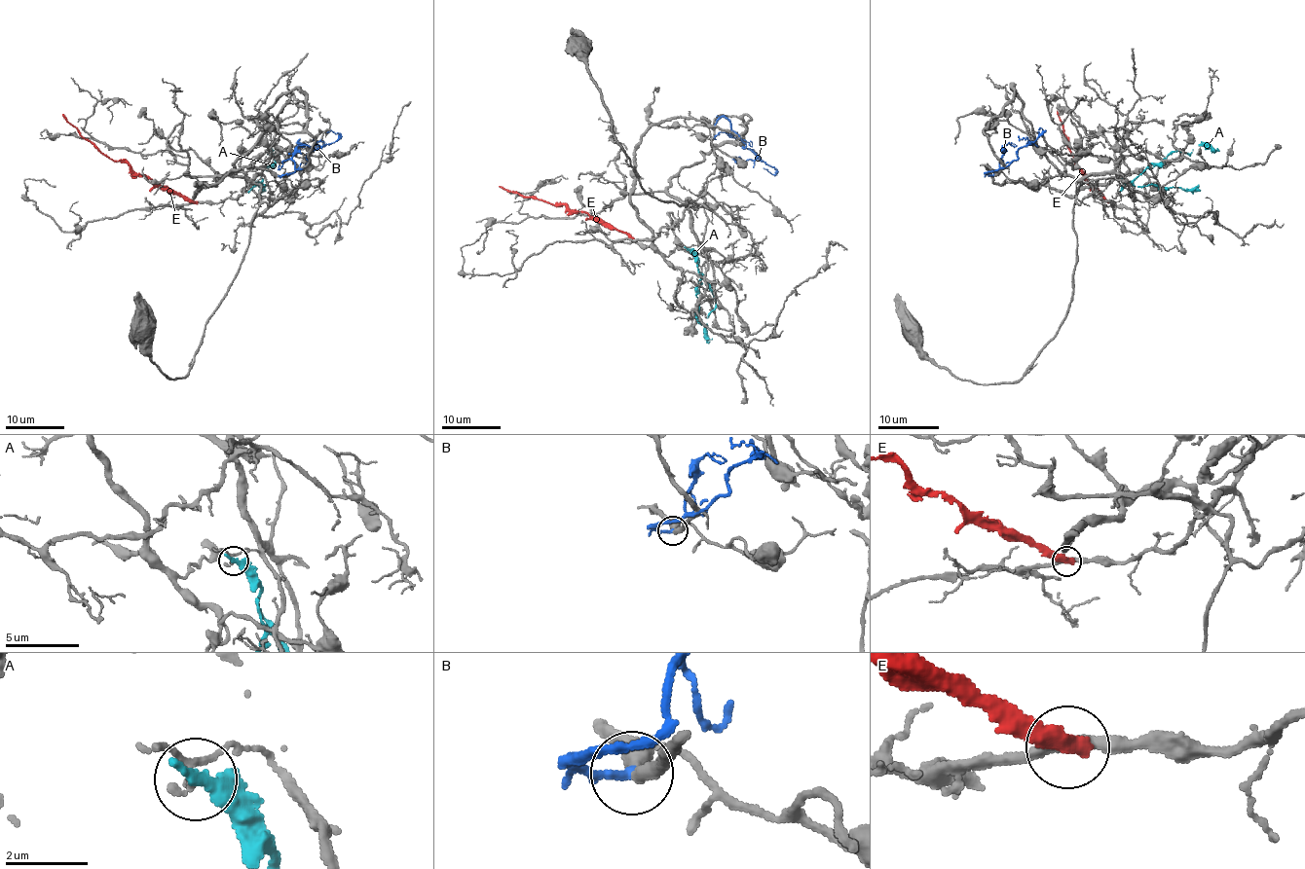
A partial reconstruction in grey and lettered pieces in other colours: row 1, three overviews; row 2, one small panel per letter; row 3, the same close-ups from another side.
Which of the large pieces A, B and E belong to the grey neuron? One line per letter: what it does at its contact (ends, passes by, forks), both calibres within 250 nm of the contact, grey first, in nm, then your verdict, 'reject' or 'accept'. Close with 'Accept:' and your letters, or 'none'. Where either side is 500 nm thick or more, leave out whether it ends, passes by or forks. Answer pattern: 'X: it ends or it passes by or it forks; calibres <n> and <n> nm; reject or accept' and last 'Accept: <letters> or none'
A: it ends; calibres 190 and 380 nm; reject
B: it ends; calibres 380 and 200 nm; reject
E: it ends; calibres 280 and 420 nm; reject
Accept: none

